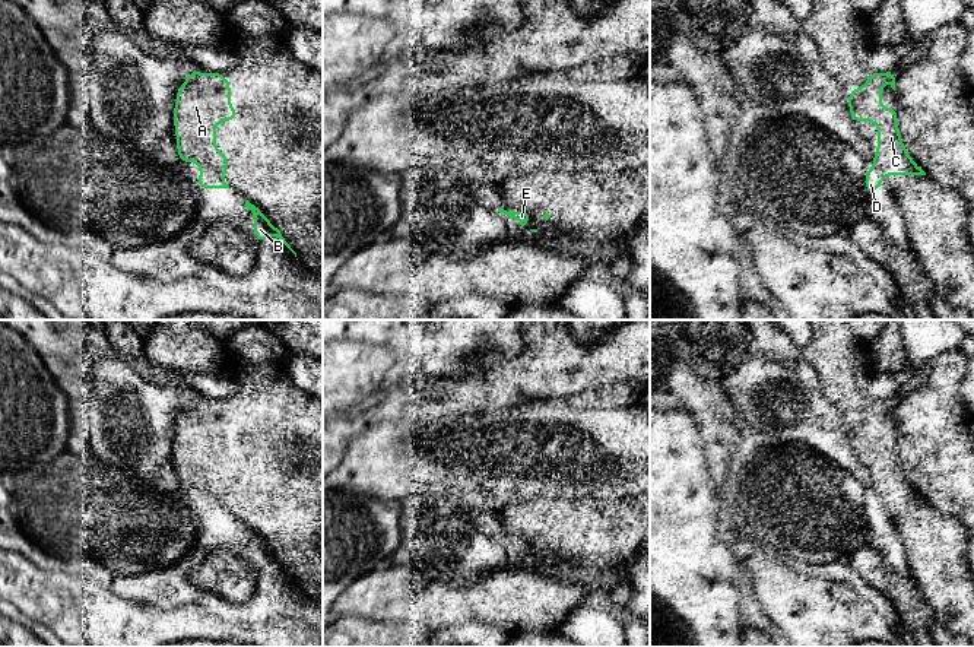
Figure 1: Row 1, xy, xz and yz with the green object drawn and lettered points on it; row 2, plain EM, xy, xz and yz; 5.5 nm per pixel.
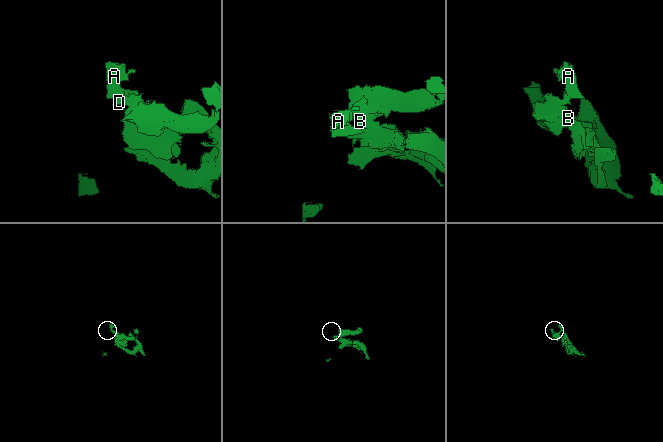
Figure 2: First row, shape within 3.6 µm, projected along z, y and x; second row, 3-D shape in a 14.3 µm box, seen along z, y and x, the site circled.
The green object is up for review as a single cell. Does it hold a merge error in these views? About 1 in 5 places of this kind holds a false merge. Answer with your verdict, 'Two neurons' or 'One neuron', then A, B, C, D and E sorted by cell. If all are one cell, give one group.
One neuron. Groups: A B C D E

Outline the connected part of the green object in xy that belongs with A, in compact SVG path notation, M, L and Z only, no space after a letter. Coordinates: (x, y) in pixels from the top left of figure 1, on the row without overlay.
M199 394L177 416L172 438L177 478L183 492L193 488L200 494L197 516L229 516L222 507L228 501L228 481L215 478L216 450L238 444L229 425L231 409L221 399L202 403Z

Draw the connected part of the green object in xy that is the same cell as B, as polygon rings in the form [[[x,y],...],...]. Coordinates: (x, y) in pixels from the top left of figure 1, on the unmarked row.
[[[245,527],[245,535],[253,539],[254,546],[254,565],[257,570],[264,570],[269,562],[276,564],[283,568],[283,571],[295,581],[296,580],[291,575],[291,573],[285,568],[280,558],[275,555],[270,548],[266,545],[263,537],[251,532],[248,527]]]

